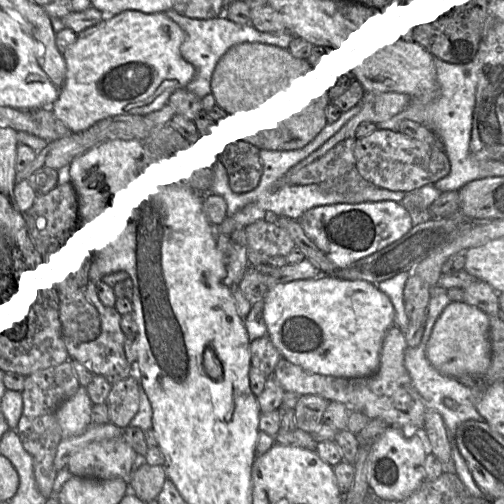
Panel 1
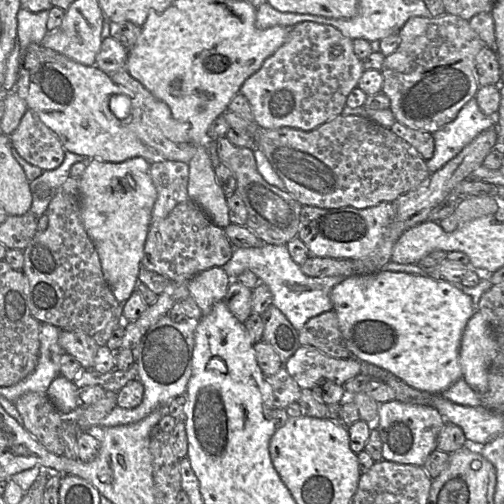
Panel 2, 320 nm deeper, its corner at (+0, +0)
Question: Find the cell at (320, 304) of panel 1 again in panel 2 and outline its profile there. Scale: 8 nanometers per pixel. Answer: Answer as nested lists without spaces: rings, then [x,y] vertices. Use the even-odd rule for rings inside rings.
[[[382,269],[346,277],[332,289],[330,297],[346,345],[360,362],[383,368],[409,386],[429,393],[443,393],[462,378],[460,343],[464,328],[476,307],[472,298],[457,285],[430,276]]]

